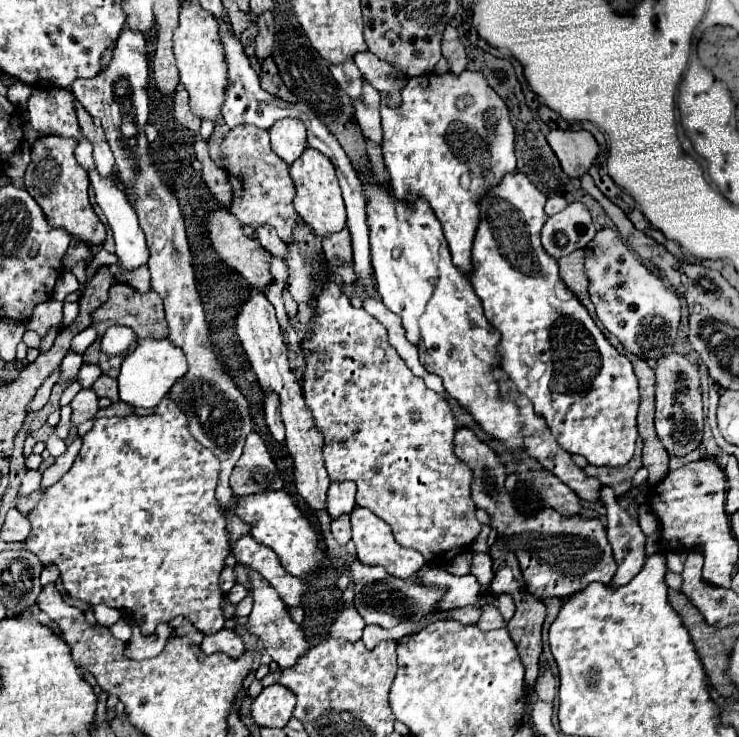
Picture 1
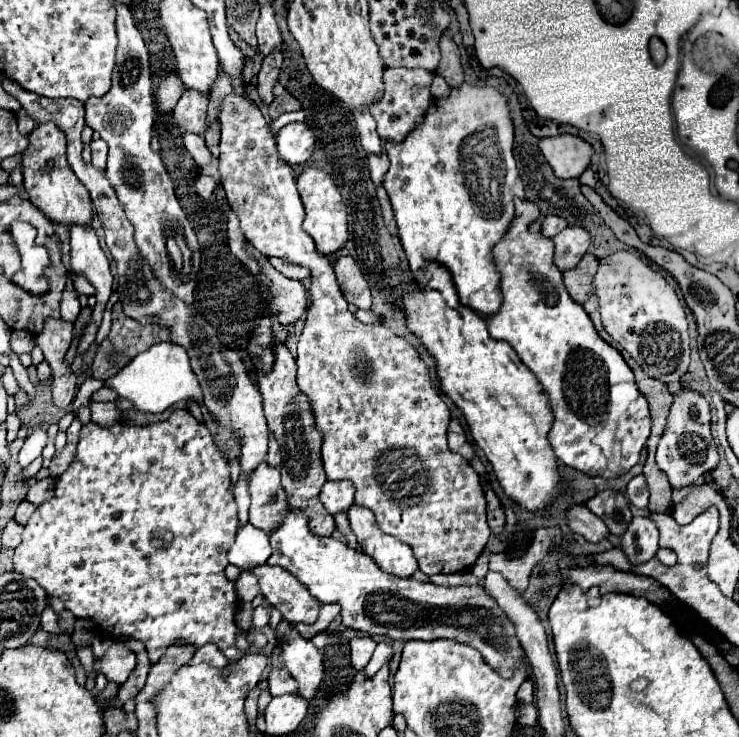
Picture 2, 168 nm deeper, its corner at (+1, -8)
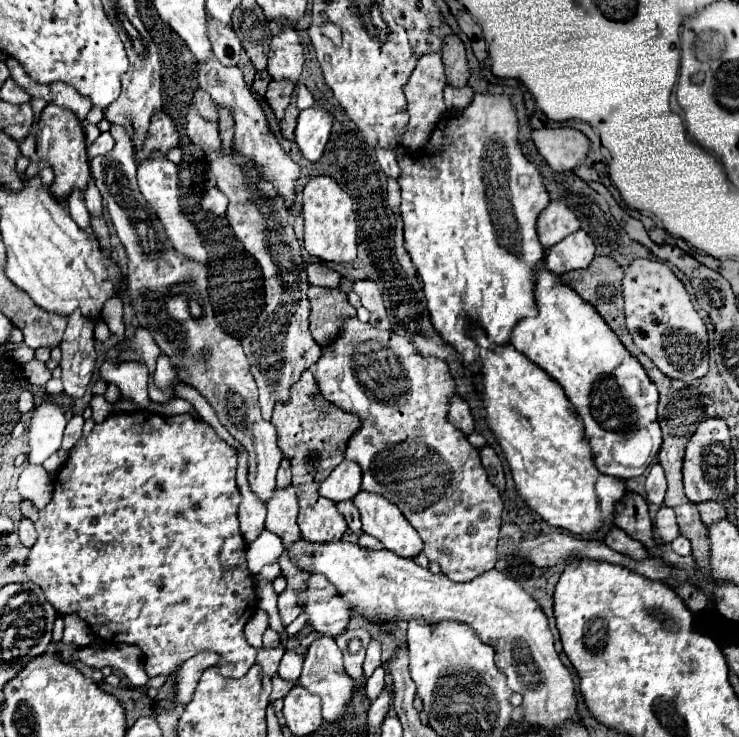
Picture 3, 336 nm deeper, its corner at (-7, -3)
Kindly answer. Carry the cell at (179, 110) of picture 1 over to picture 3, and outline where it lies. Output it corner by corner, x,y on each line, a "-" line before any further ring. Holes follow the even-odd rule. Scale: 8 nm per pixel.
196,90
194,94
194,108
210,122
218,120
218,106
214,104
214,100
204,92
204,90

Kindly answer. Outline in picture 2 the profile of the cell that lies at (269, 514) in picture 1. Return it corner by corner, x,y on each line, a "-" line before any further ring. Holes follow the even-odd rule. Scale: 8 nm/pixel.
288,511
284,525
270,533
274,549
268,565
278,565
298,577
320,603
338,603
342,623
366,635
390,639
450,639
470,645
484,655
484,661
502,677
512,677
514,669
528,667
526,653
516,637
512,621
498,607
496,599
482,585
440,587
420,583
412,577
400,579
382,571
372,557
336,541
334,537
316,537
308,529
308,519
300,511

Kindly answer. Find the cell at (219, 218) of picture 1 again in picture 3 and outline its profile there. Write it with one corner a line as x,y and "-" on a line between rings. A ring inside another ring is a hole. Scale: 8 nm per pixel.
310,286
308,302
312,306
310,332
320,346
328,344
332,336
336,336
336,330
340,328
340,322
344,318
356,314
356,310
348,304
346,294
336,288

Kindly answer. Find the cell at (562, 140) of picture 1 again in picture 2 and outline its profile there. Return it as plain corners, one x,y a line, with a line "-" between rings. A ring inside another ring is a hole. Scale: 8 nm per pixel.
574,135
542,137
538,141
538,147
558,179
580,177
590,165
590,157
594,153
590,143

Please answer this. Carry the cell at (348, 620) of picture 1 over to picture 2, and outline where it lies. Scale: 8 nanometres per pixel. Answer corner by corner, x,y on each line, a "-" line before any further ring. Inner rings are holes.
360,637
360,639
350,641
350,657
352,657
352,665
356,671
368,665
374,649
376,649
376,641
372,637

